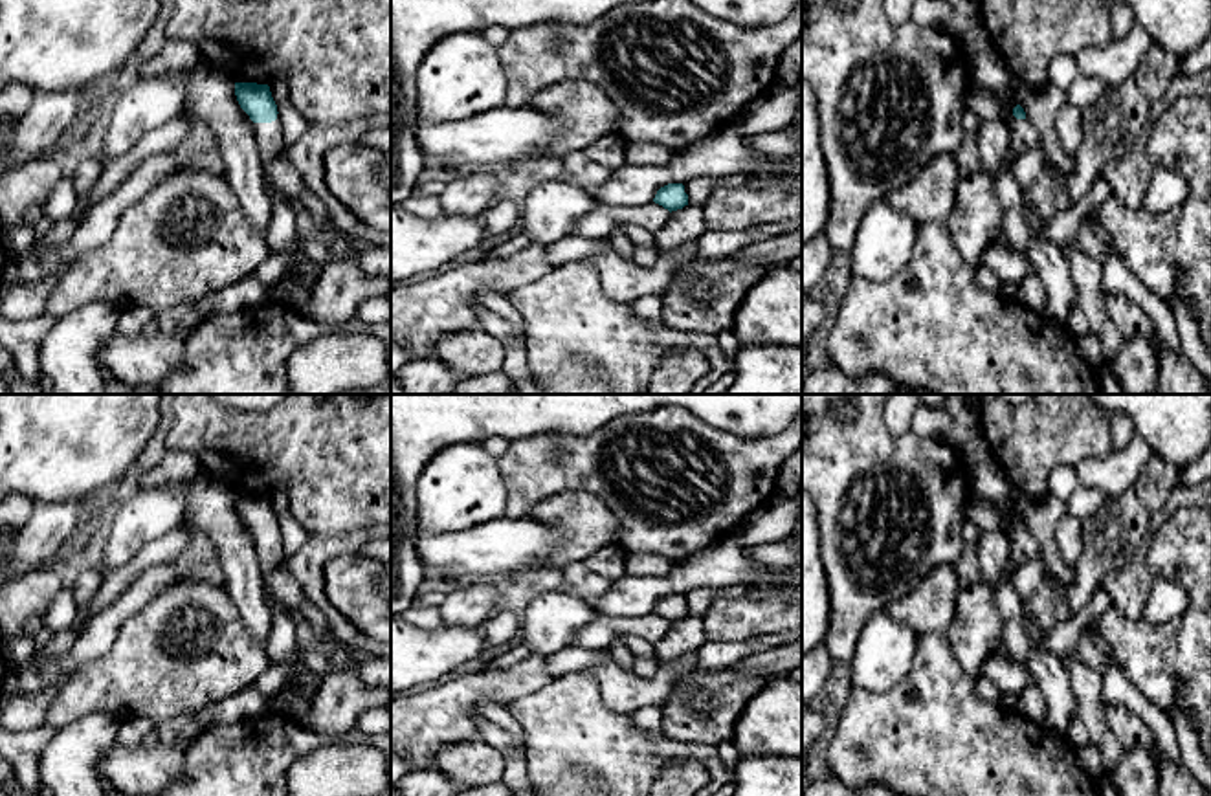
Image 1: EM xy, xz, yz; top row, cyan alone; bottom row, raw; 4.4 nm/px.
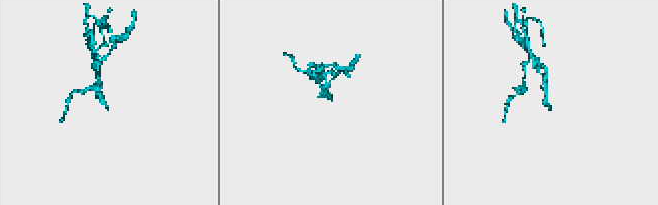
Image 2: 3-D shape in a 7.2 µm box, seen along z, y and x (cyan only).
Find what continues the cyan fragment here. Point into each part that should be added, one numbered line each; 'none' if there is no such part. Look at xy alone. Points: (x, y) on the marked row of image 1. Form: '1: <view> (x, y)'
1: xy (270, 136)

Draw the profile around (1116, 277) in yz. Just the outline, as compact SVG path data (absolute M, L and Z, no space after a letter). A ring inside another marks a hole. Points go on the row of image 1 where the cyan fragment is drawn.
M1110 259L1103 266L1103 290L1106 293L1117 292L1132 299L1152 323L1152 337L1165 348L1180 352L1178 325L1171 304L1143 284L1121 259Z

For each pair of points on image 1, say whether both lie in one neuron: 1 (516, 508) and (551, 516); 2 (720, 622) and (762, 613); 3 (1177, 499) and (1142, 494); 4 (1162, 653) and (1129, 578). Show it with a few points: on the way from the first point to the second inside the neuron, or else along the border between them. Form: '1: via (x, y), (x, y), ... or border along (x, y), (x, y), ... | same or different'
1: border along (567, 492), (544, 497), (525, 516) | different
2: via (731, 619), (751, 615) | same
3: border along (1177, 483), (1166, 503), (1149, 521) | different
4: border along (1111, 606), (1138, 620) | different

